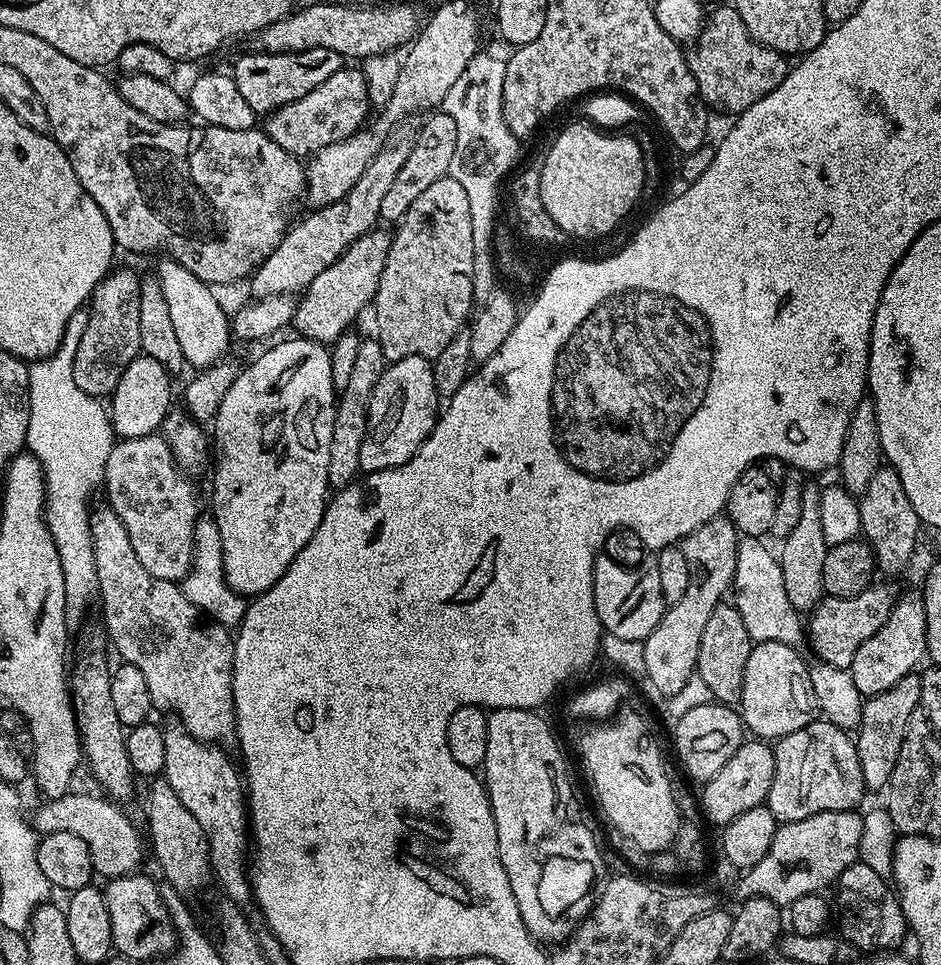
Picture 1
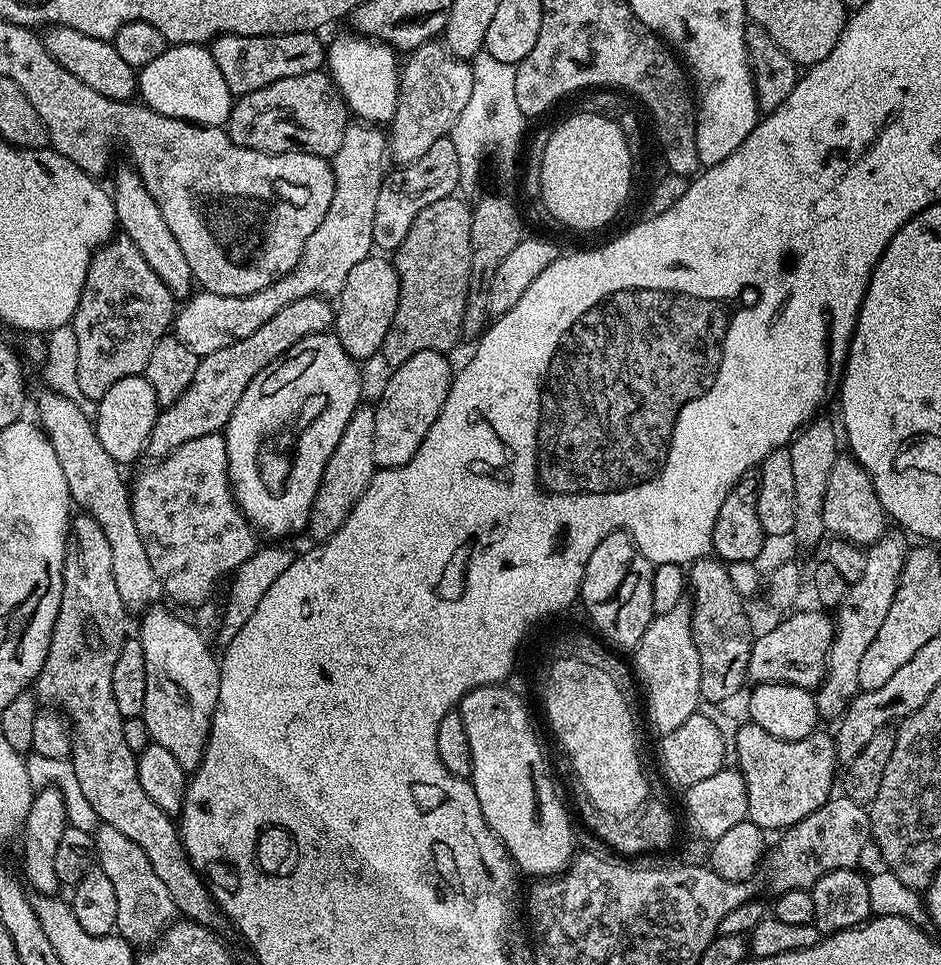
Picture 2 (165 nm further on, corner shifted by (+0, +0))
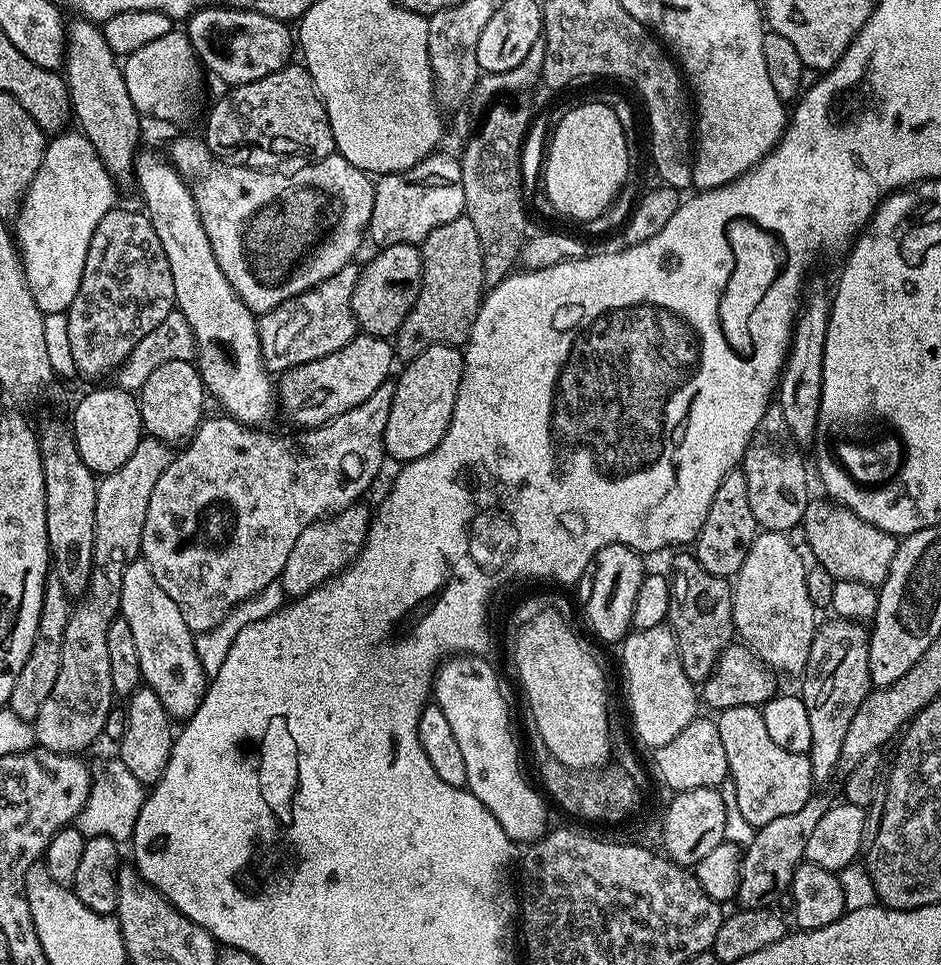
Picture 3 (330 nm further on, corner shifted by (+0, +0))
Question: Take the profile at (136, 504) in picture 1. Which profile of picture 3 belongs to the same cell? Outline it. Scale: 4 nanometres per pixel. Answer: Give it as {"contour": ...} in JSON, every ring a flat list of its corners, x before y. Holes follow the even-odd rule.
{"contour":[[385,382,382,386,378,386,378,390,374,390,374,394,366,398,366,402,358,402,358,406,338,414,330,422,307,429,303,433,304,441,300,445,282,436,271,436,270,433,264,432,268,430,259,430,254,426,240,424,227,414,209,415,200,421,200,427,196,429,196,433,179,449,181,452,177,451,173,455,170,466,166,466,162,478,154,482,154,490,150,494,150,506,146,506,146,522,140,543,140,556,146,562,146,566,150,566,150,574,154,574,158,586,162,586,162,590,166,590,170,598,174,598,178,610,182,610,182,619,186,621,186,626,193,634,210,631,214,626,218,626,218,622,222,622,222,618,235,604,242,603,263,587,277,583,286,566,286,558,290,558,290,550,294,550,294,542,298,542,298,534,302,534,306,526,334,512,341,512,343,508,350,507,363,497,360,495,371,486,372,479,379,474,380,467,383,466,384,460,386,461,384,431,386,418,390,418,390,406,394,402,395,389,395,383,392,382]]}

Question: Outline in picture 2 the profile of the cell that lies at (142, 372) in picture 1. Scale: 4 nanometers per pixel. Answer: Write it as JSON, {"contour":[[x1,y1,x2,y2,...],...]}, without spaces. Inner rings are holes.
{"contour":[[143,374,122,378,106,390,106,394,98,401,94,408,94,423,98,442,102,442,106,454,114,458,117,464,127,466,141,455,145,455,148,439,154,430,156,415,160,413,161,405,156,401,154,386]]}

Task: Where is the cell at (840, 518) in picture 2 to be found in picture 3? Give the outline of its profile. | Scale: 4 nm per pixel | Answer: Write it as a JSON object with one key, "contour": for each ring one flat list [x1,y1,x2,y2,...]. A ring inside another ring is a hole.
{"contour":[[824,498,821,500,809,499,802,525,803,532,805,538,808,539,809,546,812,547,813,557,811,559,823,566,837,581,853,580,879,586,890,574,890,562,896,553,897,537,890,535,886,530,878,530,878,526,870,526,870,522,858,518,858,514,854,514,848,508,839,507]]}

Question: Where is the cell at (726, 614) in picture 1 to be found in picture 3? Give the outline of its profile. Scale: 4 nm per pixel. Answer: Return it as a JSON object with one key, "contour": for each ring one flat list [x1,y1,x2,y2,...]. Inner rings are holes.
{"contour":[[680,550,672,560,672,572,670,571,670,610,666,621,672,633,676,635,678,642,678,654,682,658,682,670,686,670,686,678,694,685,703,685,706,678,712,676,721,654,734,640,732,627,732,584,725,577,710,574,697,562,695,555,688,550]]}

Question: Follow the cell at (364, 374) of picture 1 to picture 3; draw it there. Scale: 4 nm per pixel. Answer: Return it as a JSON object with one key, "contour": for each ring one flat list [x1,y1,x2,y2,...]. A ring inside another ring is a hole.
{"contour":[[357,502,343,508,341,512,334,512,306,526,306,530,298,534,298,542,294,542,294,550,290,550,290,558,286,558,286,566,278,581,284,587,285,597,304,596,318,585,326,583,332,576,343,572,362,550,372,517,370,508,368,512,364,502]]}

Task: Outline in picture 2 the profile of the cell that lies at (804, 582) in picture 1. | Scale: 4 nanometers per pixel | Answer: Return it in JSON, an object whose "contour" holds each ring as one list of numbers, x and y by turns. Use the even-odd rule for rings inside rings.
{"contour":[[813,418,797,432,791,444,787,445,794,470,794,530,791,539,800,544,816,544,820,539,825,539,822,502,826,498,826,481,830,479,830,469,834,467,838,455,836,436,838,440,837,425,835,428,828,420]]}

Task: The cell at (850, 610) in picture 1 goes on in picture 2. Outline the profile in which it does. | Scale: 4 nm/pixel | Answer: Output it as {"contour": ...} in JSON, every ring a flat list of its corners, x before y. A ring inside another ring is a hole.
{"contour":[[815,610,816,612,796,612,793,611,791,614,793,616,788,616,785,618,781,624,776,624,773,626,769,632,764,632,755,637,752,642,752,649,750,650,750,662,748,663,748,680,751,681,753,685,758,684,793,684,799,688,806,688,809,690,815,690,820,687,820,684,824,680,824,671,828,668,828,651,832,645,832,634,834,631,834,620,827,611,824,610]]}

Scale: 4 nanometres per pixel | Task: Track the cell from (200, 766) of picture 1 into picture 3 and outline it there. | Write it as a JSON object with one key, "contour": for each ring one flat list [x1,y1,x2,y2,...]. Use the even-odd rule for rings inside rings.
{"contour":[[142,558,130,560,122,574,119,615,134,633,143,683,158,694,169,717,180,722,187,720,198,710,204,697,206,677,202,662,196,653,194,634,182,619,182,610,178,610,174,598,158,586,154,574,150,574,150,566,146,566]]}

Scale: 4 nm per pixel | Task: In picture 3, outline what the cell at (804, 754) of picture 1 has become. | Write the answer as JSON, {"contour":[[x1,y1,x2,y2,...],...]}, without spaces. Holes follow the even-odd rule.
{"contour":[[759,707,726,708,715,717,715,721,718,734,722,734,722,747,726,749,728,775,734,780,739,809,742,810,742,818,746,818,746,822,750,822,753,828,758,829,766,826,766,822,774,822,774,818,782,814,795,814,797,810,802,810,802,806,806,806,806,802,814,795,810,758,802,752,782,750,782,746,775,744,766,730,766,722,762,722]]}

